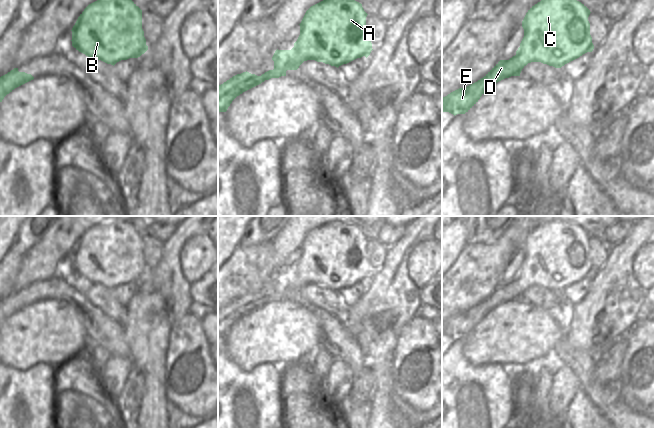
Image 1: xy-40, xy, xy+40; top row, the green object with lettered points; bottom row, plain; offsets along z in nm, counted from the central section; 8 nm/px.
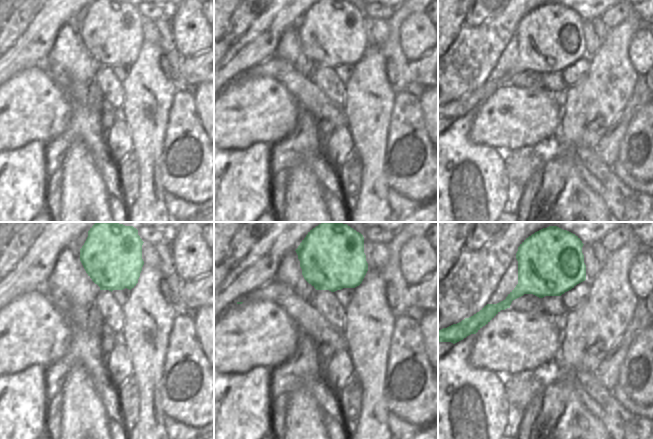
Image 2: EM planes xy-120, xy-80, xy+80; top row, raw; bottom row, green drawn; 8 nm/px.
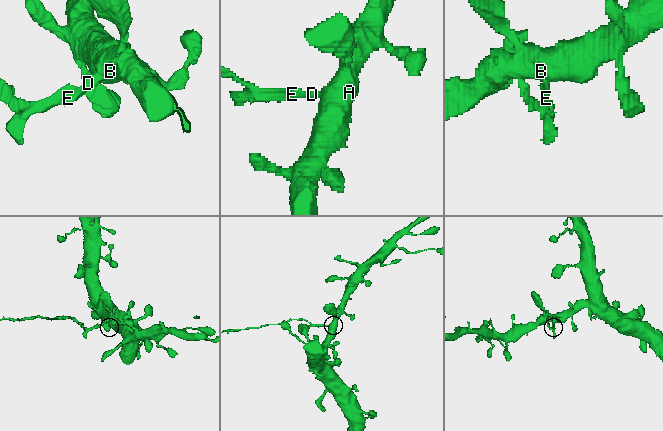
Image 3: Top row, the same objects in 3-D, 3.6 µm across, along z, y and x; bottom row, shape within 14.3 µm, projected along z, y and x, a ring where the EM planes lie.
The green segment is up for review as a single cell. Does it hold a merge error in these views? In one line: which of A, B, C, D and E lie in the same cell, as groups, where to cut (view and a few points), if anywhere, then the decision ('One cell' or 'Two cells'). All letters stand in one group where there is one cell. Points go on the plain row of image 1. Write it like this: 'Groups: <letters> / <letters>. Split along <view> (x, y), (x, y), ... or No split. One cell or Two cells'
Groups: A B C / D E. Split along xy (296, 265), (298, 278), (304, 284). Two cells.

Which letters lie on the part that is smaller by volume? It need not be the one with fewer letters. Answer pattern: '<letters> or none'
D, E

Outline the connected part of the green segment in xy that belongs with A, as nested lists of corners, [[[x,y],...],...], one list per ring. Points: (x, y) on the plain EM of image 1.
[[[329,222],[311,230],[299,248],[300,259],[296,266],[300,281],[337,292],[357,282],[367,282],[373,274],[366,251],[367,239],[361,227],[347,222]]]

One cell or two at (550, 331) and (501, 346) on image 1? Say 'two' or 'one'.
one

